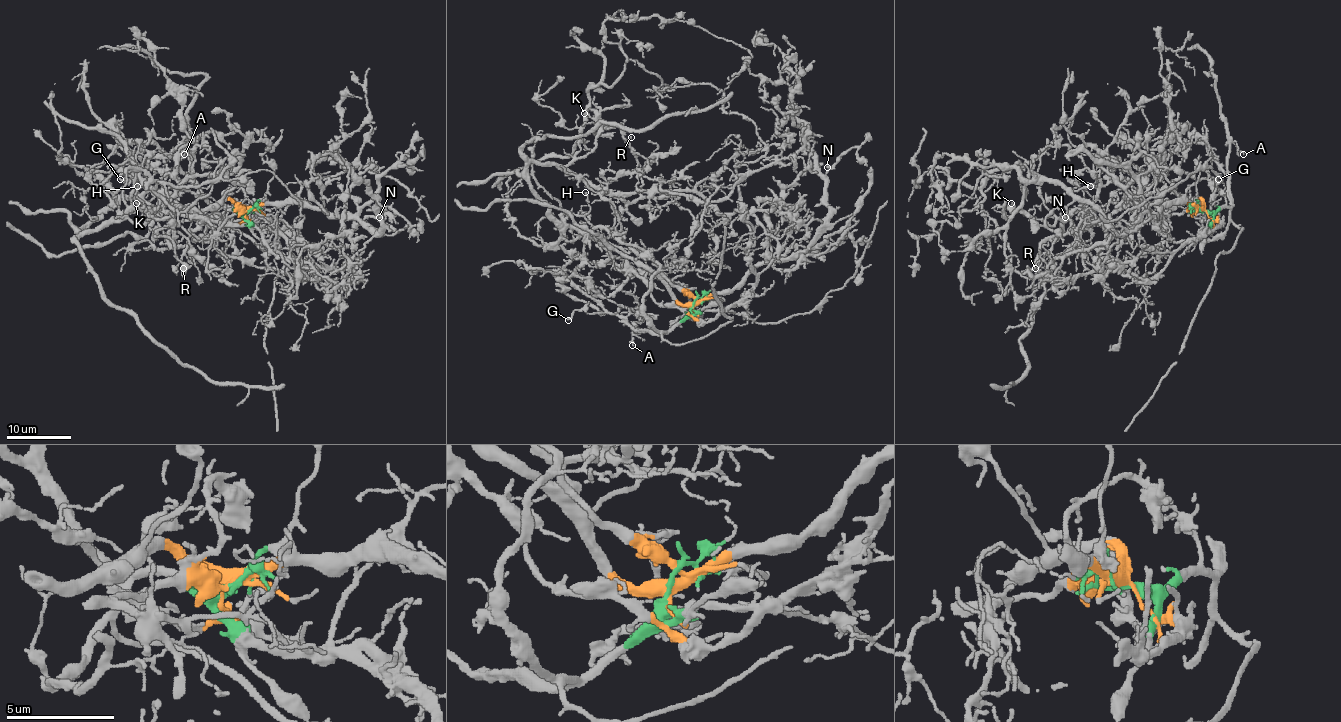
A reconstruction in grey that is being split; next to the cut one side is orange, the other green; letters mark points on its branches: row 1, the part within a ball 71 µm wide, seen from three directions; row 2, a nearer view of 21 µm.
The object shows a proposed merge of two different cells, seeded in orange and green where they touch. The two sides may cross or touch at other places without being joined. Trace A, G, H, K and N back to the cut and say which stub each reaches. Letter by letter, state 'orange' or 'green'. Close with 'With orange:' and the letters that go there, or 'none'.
A: green
G: green
H: green
K: orange
N: orange
With orange: K, N

